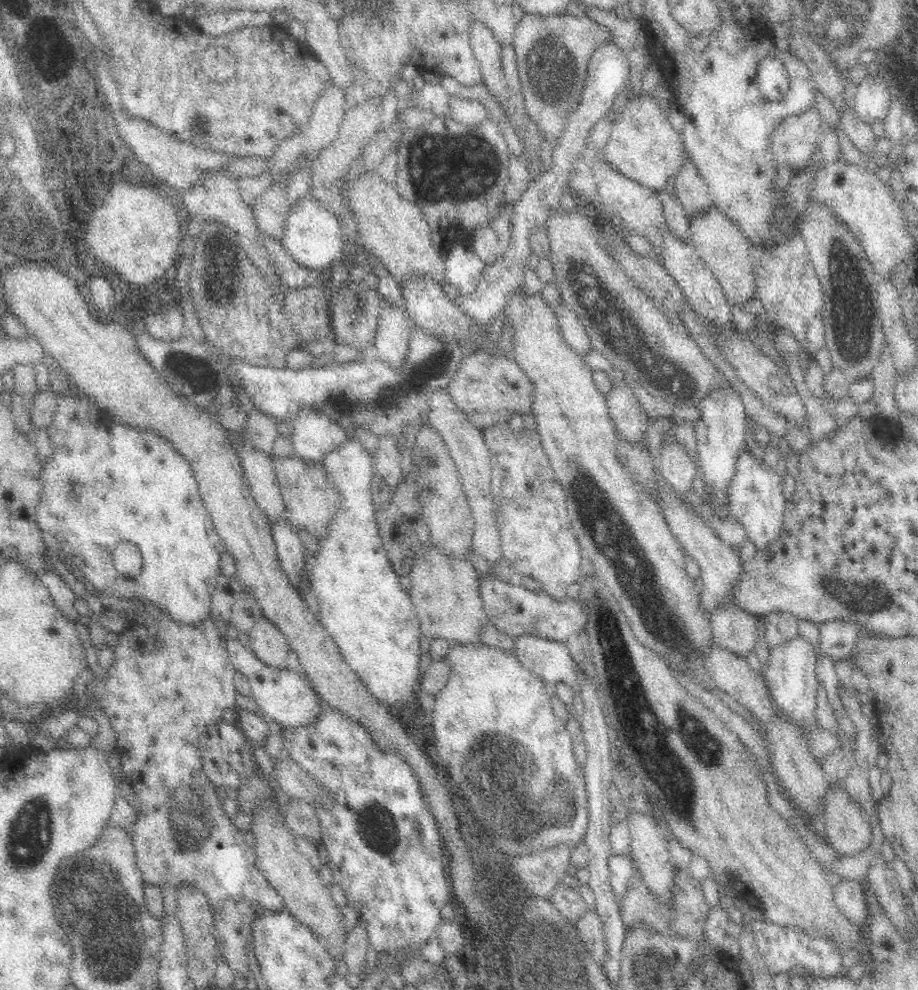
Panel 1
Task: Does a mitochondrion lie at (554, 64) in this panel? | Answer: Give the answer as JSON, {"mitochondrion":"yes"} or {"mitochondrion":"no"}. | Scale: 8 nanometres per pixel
{"mitochondrion":"yes"}

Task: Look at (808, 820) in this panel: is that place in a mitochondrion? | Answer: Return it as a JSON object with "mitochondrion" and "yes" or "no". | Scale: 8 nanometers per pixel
{"mitochondrion":"no"}

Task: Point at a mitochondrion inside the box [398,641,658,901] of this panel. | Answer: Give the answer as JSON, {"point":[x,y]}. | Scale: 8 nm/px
{"point":[518,794]}

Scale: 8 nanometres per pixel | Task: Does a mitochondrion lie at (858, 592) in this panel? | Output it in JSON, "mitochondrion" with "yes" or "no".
{"mitochondrion":"yes"}

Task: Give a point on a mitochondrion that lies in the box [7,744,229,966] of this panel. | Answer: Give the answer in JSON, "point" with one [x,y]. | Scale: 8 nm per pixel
{"point":[189,828]}

